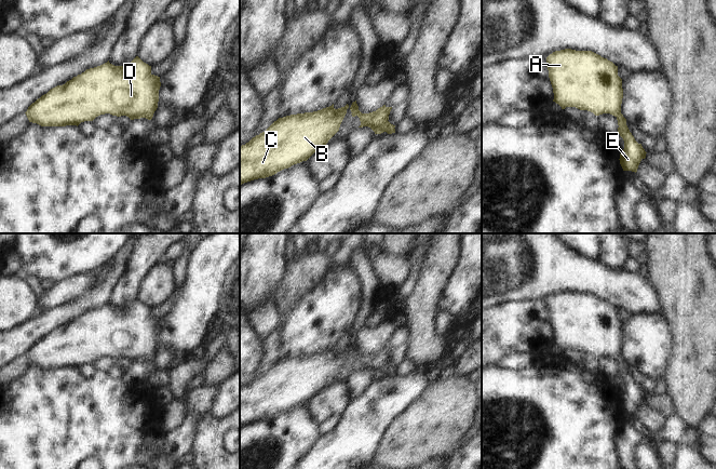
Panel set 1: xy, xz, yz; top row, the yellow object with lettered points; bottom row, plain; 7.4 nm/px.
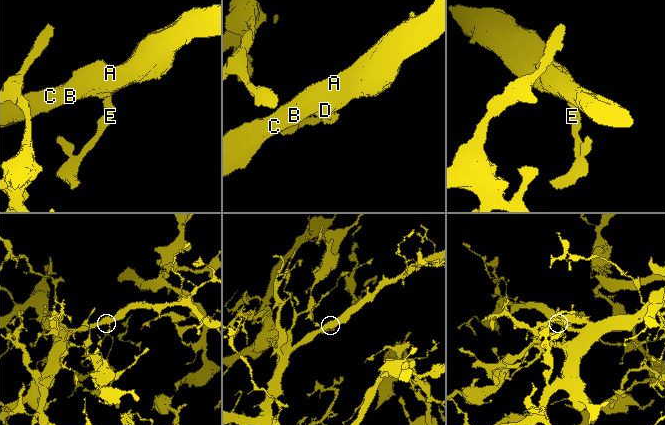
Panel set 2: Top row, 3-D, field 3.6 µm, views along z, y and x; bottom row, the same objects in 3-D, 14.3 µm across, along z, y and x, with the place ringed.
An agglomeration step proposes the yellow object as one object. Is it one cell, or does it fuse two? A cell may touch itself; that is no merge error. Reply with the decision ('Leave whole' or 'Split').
Leave whole.

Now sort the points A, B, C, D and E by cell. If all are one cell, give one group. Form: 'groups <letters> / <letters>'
groups A B C D E

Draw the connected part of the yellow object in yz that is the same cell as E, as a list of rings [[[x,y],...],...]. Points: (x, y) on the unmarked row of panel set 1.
[[[565,291],[550,296],[546,309],[553,344],[562,351],[576,349],[595,358],[610,356],[617,360],[618,375],[624,383],[620,406],[623,413],[636,415],[647,394],[635,383],[621,356],[623,331],[618,308],[592,293]]]

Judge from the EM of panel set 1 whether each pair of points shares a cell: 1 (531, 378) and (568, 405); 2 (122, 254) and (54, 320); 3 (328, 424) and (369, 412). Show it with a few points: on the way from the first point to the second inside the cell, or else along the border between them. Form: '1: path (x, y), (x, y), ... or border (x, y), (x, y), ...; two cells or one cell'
1: path (540, 387), (559, 405); one cell
2: path (112, 275), (88, 302), (75, 308); one cell
3: border (340, 415), (337, 424), (329, 431), (321, 436); two cells

